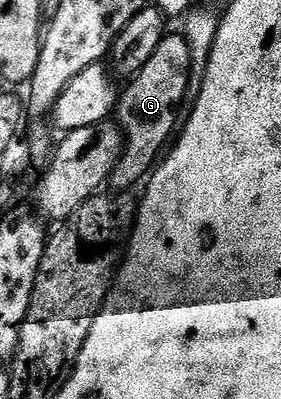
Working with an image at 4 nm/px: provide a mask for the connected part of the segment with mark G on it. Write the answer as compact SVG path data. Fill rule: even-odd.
M179 33L164 34L153 57L145 61L143 68L128 82L131 84L124 91L122 88L117 99L117 122L123 133L123 152L112 169L109 180L110 186L115 186L116 192L130 192L130 187L137 186L139 182L140 186L160 162L176 130L175 118L179 115L179 106L187 95L187 86L191 81L193 82L190 49L184 36Z

